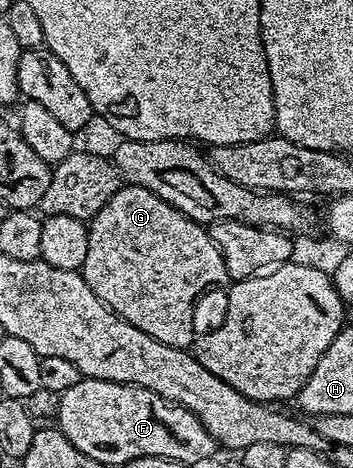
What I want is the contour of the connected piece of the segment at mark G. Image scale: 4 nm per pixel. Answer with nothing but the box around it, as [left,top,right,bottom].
[80,184,230,349]

